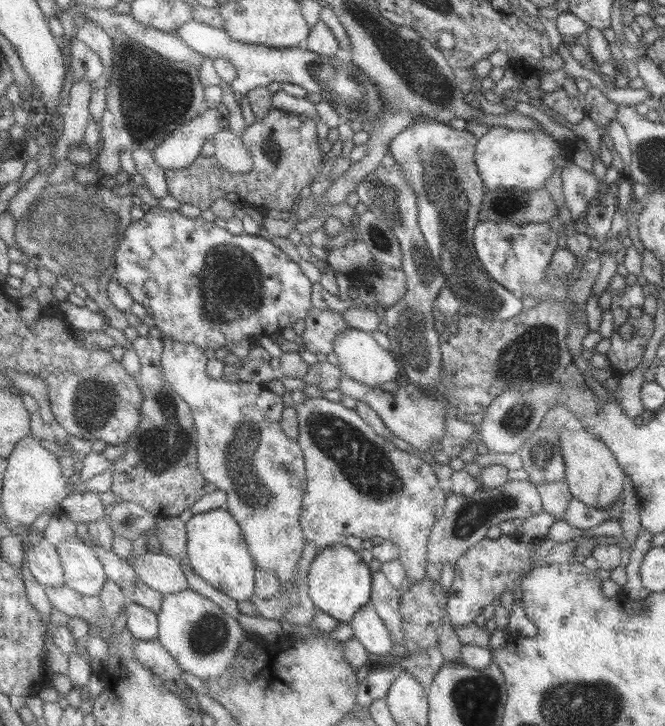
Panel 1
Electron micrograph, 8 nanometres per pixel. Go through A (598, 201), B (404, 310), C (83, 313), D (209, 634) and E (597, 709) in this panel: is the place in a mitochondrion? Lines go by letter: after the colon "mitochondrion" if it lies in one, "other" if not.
A: other
B: other
C: other
D: mitochondrion
E: mitochondrion

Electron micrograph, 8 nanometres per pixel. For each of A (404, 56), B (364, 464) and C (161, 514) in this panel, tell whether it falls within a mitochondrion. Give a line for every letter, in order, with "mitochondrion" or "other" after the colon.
A: mitochondrion
B: mitochondrion
C: other

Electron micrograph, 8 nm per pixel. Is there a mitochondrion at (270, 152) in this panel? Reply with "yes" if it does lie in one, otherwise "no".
yes

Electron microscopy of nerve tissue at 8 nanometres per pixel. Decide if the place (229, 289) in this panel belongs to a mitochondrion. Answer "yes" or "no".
yes

